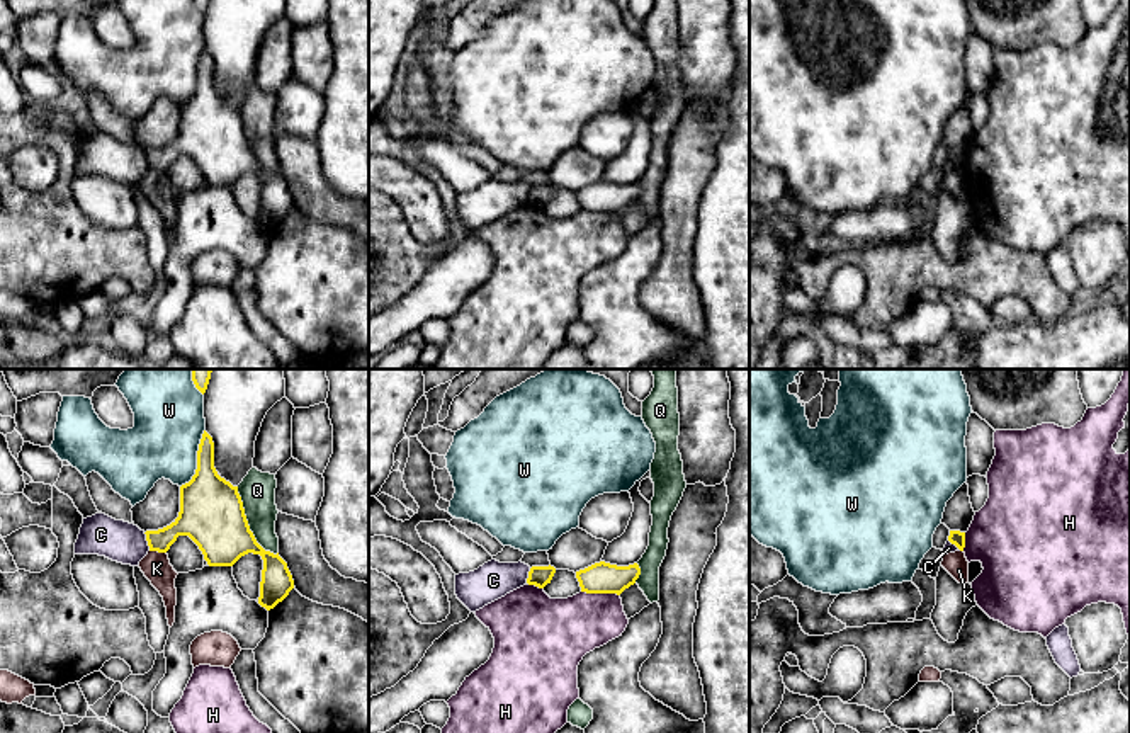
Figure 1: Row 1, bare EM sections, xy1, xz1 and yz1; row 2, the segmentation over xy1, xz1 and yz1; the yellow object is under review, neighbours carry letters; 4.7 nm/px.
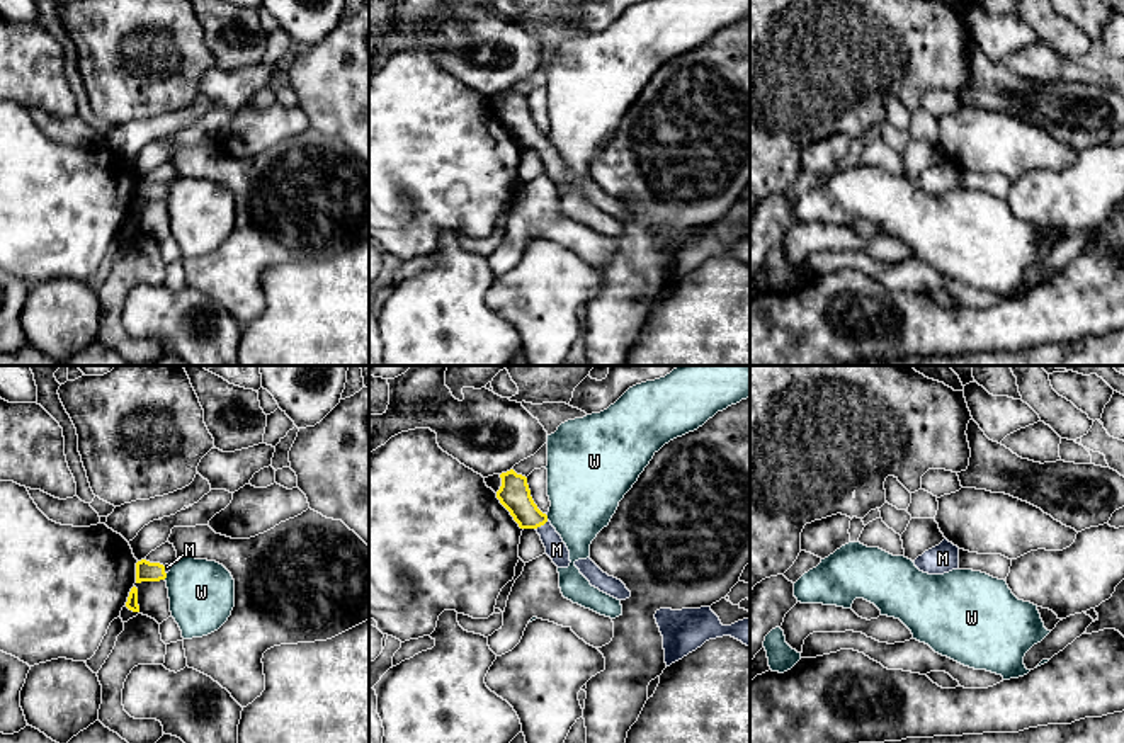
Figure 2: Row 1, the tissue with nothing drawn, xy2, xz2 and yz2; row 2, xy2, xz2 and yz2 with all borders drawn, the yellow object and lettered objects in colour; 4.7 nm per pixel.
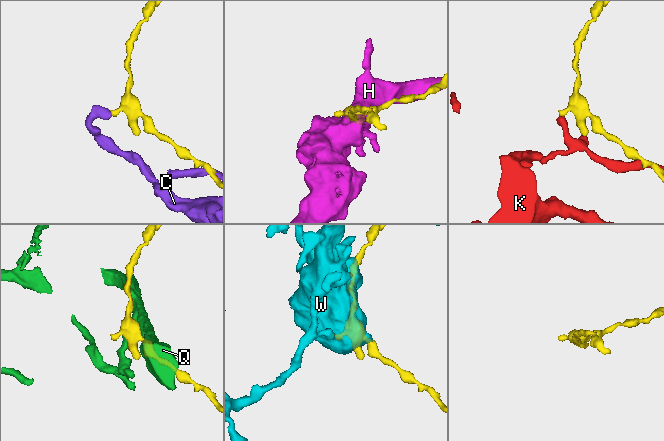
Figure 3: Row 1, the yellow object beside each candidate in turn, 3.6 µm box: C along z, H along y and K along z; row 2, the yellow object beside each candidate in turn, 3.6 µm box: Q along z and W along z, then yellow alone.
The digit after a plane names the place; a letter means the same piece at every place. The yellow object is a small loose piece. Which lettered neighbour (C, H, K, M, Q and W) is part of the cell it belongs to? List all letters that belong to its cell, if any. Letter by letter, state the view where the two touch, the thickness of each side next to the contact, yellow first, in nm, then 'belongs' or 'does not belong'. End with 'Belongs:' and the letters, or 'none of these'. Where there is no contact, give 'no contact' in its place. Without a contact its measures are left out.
C: meets yellow in xy1; 160 nm thick on the yellow side, 190 nm on the other; does not belong
H: meets yellow in xz1; 150 nm thick on the yellow side, 300 nm on the other; does not belong
K: meets yellow in xy1; 200 nm thick on the yellow side, 140 nm on the other; does not belong
M: meets yellow in xz2; 150 nm thick on the yellow side, 100 nm on the other; belongs
Q: meets yellow in xy1; 300 nm thick on the yellow side, 170 nm on the other; does not belong
W: meets yellow in xy1; 300 nm thick on the yellow side, 340 nm on the other; does not belong
Belongs: M

